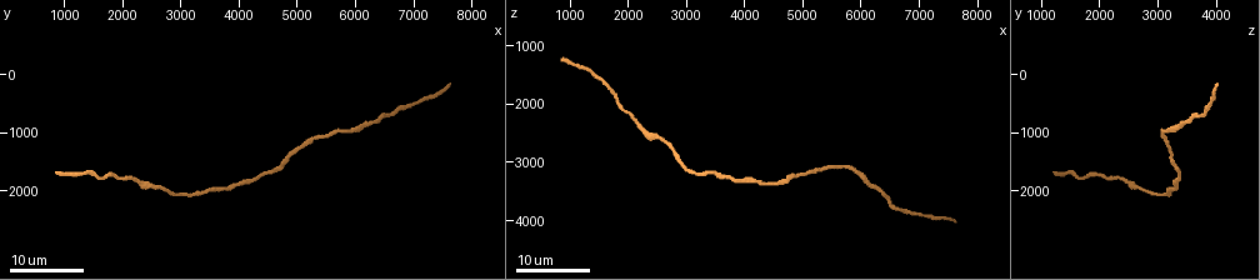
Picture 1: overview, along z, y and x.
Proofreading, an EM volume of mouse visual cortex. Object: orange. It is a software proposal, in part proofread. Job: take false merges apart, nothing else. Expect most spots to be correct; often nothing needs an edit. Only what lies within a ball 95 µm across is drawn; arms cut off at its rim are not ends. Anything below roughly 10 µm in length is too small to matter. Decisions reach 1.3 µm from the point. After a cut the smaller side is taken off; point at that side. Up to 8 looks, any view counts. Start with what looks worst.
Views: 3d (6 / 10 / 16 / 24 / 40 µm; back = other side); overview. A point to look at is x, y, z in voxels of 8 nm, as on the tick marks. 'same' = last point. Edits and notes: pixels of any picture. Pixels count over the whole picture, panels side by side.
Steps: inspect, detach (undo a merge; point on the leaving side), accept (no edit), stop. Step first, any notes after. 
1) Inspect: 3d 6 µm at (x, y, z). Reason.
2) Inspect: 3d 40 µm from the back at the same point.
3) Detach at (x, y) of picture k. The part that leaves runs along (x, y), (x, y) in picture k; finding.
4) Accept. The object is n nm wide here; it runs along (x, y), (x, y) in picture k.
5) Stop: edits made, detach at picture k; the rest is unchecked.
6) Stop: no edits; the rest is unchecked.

Inspect: 3d 24 µm at (2300, 1800, 2500).

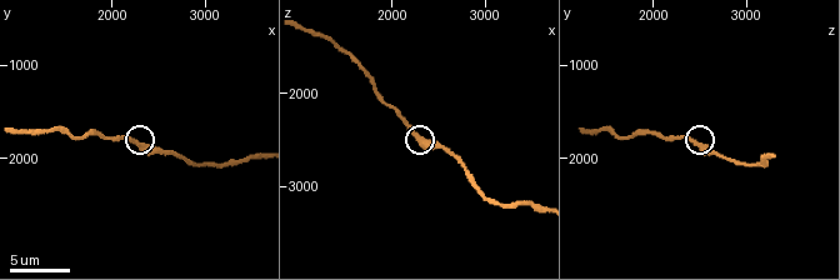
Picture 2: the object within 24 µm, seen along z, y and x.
Inspect: 3d 10 µm at (2300, 1850, 2450).

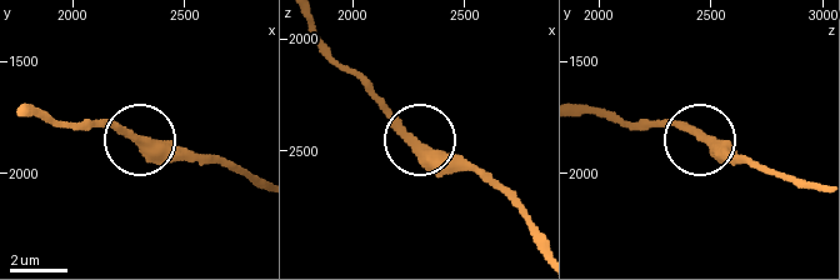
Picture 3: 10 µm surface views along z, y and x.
Accept. It runs along (535, 225), (478, 175), (443, 160), (359, 76) in picture 3; all the same cell.

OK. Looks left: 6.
Inspect: 3d 24 µm at (4250, 1800, 3350).

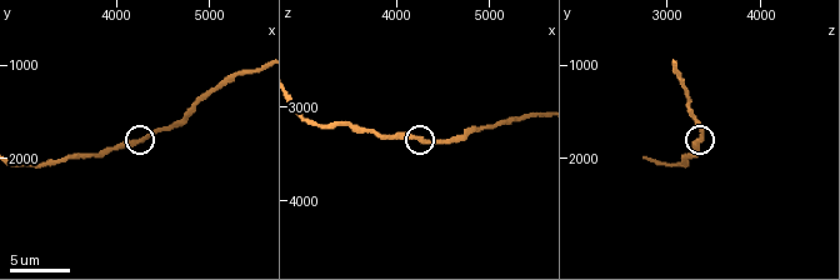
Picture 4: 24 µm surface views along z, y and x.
Inspect: 3d 6 µm at (4250, 1800, 3350).

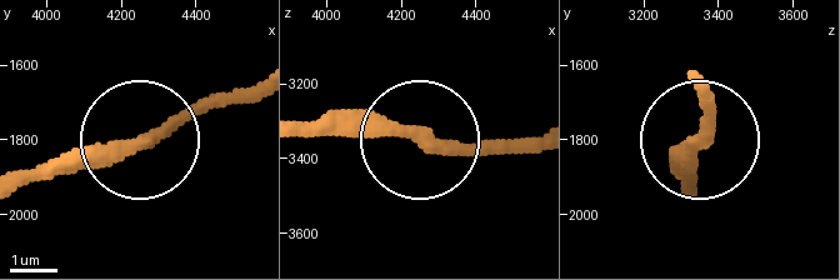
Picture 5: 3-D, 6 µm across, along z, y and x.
Accept. The side arm is 36 µm long; it runs along (134, 146), (246, 95) in picture 5; one cell here.

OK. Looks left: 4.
Inspect: 3d 10 µm at (5350, 1100, 3150). Sudden change in width.

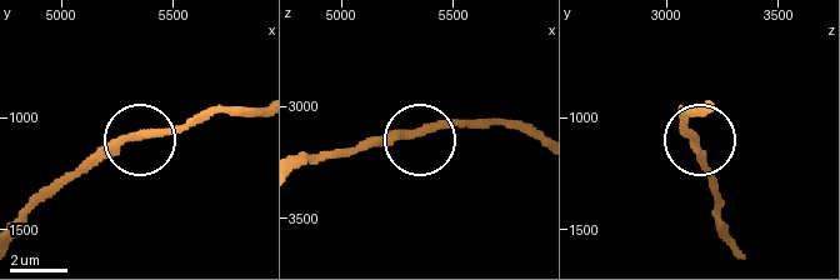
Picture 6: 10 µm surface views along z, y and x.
Inspect: 3d 6 µm at (5350, 1070, 3120).

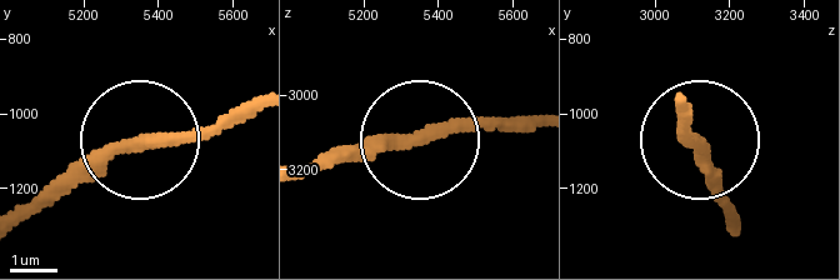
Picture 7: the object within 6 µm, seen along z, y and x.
Accept. Continuous, no second cell.

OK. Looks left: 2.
Inspect: 3d 10 µm at (4800, 1450, 3250). Thick turns thin.

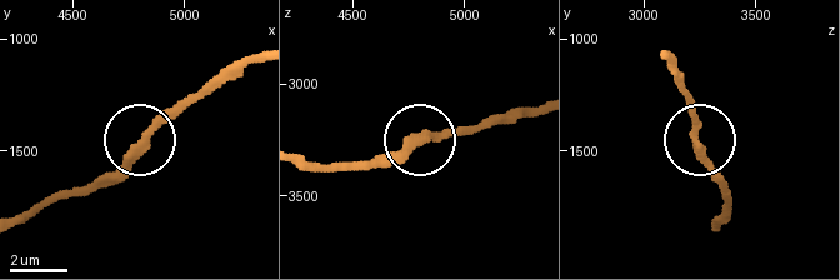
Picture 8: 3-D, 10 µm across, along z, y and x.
Accept. It runs along (305, 158), (326, 168), (376, 168), (413, 144), (483, 125) in picture 8; all the same cell.

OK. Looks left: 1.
Stop: no edits; the rest is unchecked.

